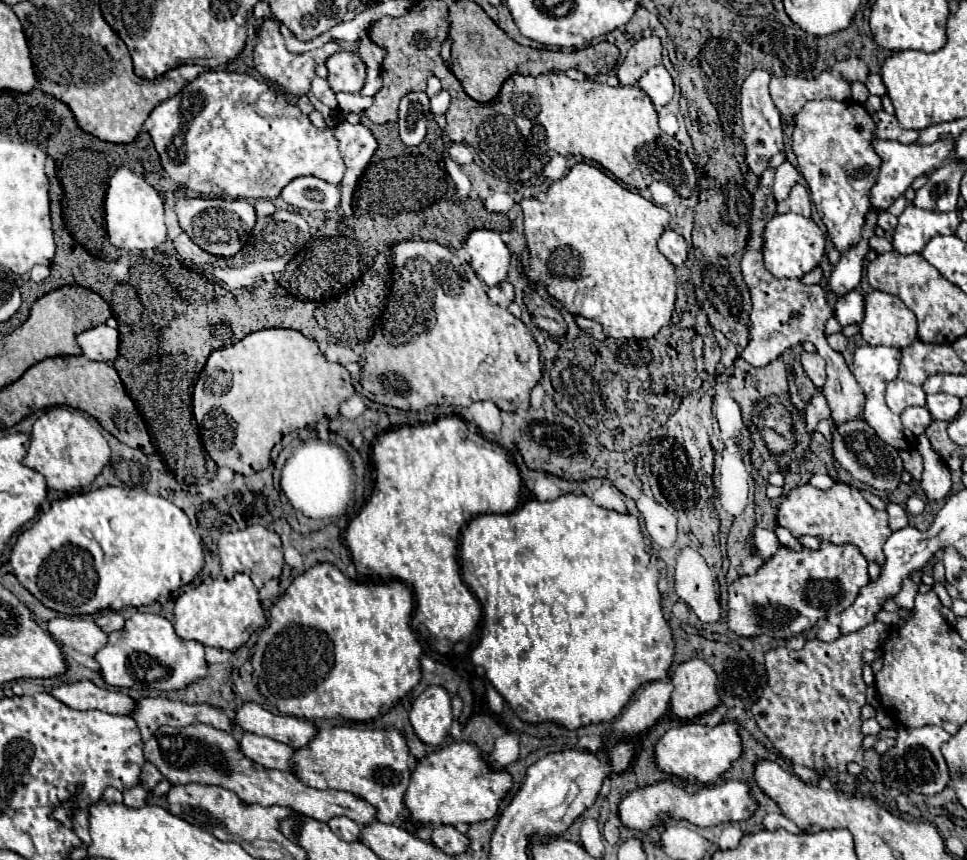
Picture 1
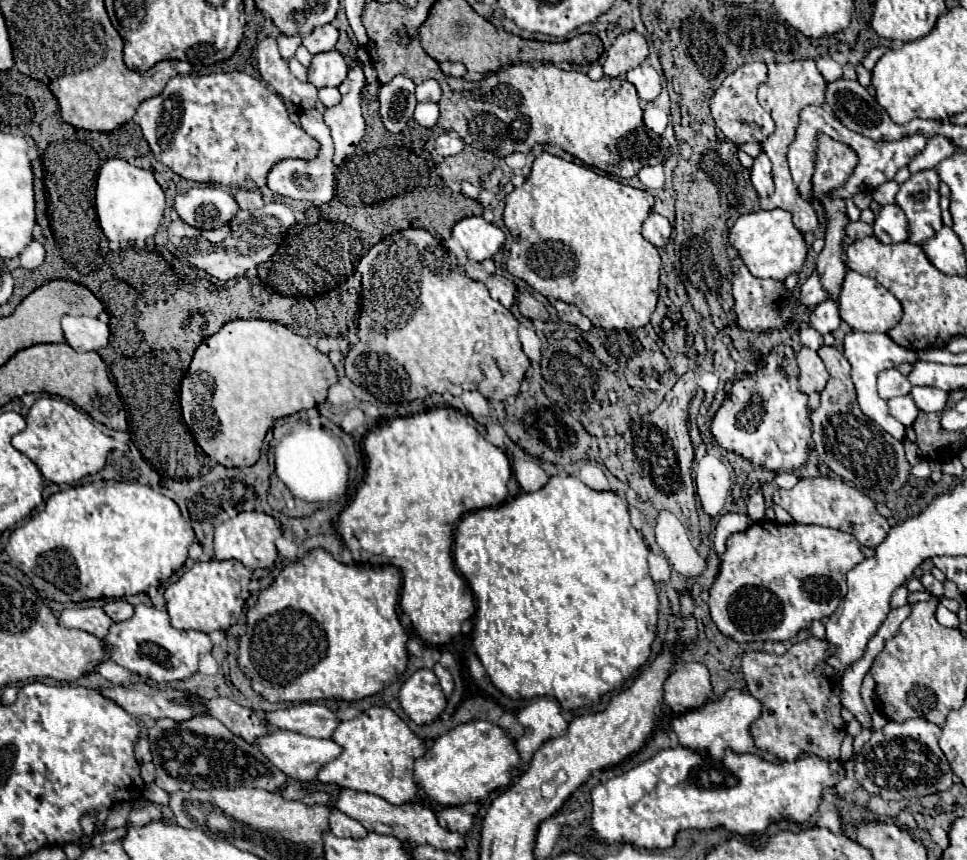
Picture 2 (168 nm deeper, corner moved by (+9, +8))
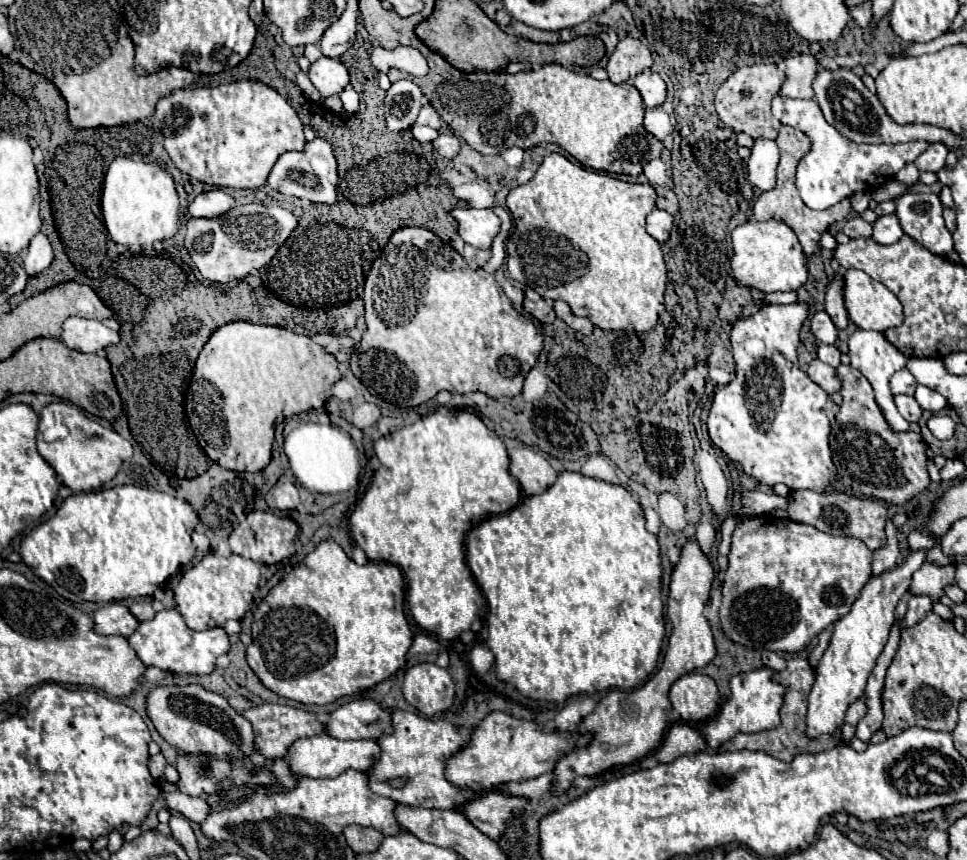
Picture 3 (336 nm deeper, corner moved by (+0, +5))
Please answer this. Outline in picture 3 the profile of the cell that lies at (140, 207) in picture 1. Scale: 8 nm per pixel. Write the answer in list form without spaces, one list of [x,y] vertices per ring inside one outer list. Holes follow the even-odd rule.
[[[141,156],[115,157],[105,173],[103,197],[101,197],[103,221],[109,231],[109,237],[119,245],[153,245],[155,241],[171,239],[179,231],[179,195],[175,191],[175,181],[167,169],[161,169],[157,163],[143,163]]]

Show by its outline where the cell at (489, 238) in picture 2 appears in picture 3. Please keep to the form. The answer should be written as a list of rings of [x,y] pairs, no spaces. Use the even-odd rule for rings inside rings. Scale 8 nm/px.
[[[455,207],[451,215],[457,221],[457,231],[465,239],[465,243],[489,249],[493,243],[493,237],[499,231],[499,217],[493,213],[493,209],[475,209],[475,207]]]

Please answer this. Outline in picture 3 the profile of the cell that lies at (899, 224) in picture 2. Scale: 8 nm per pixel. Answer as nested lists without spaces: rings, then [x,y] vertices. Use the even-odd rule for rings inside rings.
[[[883,215],[873,223],[873,241],[877,241],[879,245],[891,245],[897,243],[903,235],[903,229],[897,221],[895,215]]]

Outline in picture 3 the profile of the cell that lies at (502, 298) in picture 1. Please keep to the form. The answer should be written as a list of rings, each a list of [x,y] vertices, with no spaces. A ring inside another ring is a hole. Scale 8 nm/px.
[[[465,243],[465,249],[463,249],[461,255],[465,257],[465,261],[467,261],[473,269],[479,269],[479,267],[483,267],[485,261],[491,257],[491,251],[487,251],[487,249],[477,249],[477,247],[471,247],[471,245]]]

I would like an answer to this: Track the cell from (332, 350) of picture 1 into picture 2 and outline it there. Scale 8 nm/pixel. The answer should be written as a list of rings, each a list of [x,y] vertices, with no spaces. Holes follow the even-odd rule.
[[[320,338],[316,348],[318,348],[322,354],[328,354],[328,352],[332,352],[332,350],[346,352],[346,350],[348,350],[348,342],[342,340],[342,338]]]

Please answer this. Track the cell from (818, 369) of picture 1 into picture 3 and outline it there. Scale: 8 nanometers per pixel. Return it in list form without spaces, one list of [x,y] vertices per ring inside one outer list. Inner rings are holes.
[[[813,359],[813,361],[809,363],[807,375],[809,375],[819,387],[823,387],[829,395],[841,389],[841,381],[839,381],[835,369],[829,367],[827,363],[823,363],[821,359]]]

